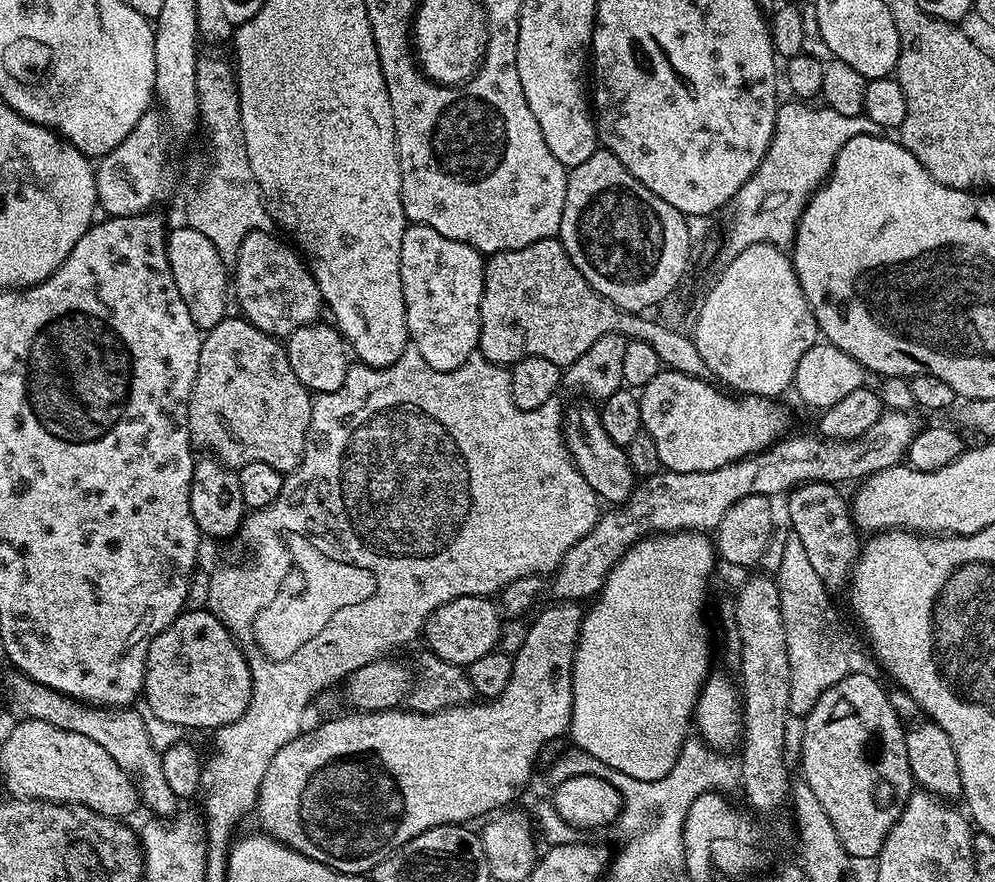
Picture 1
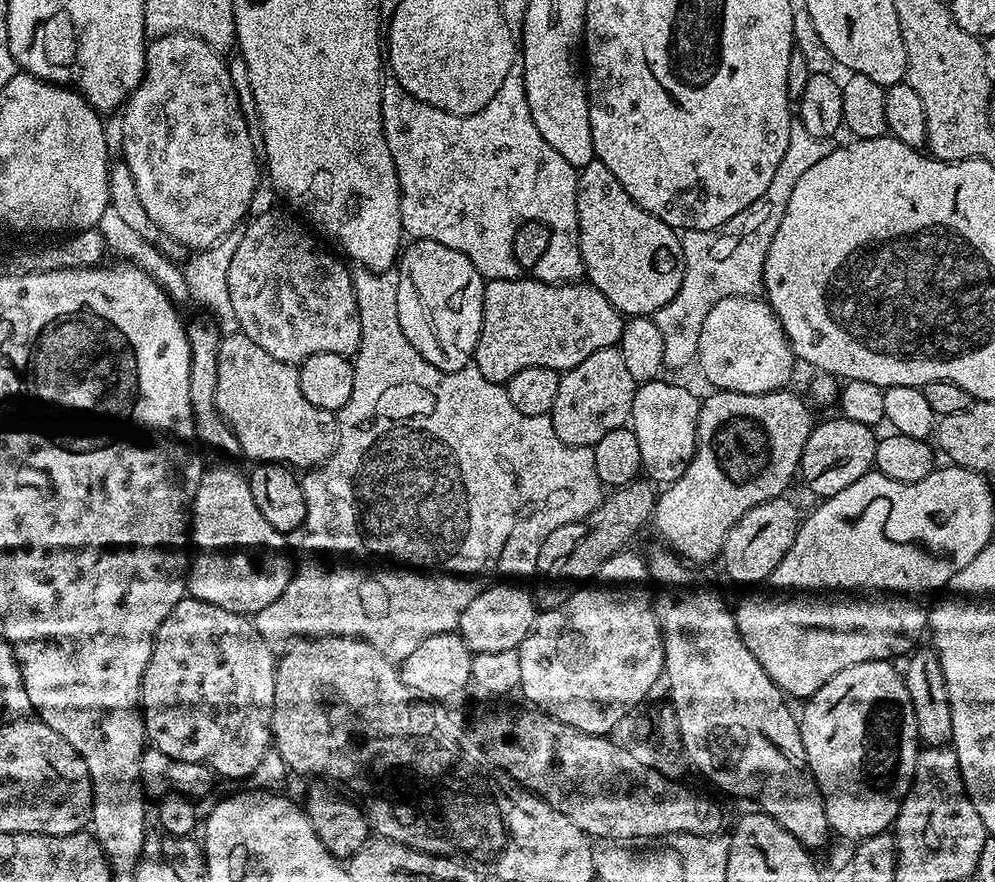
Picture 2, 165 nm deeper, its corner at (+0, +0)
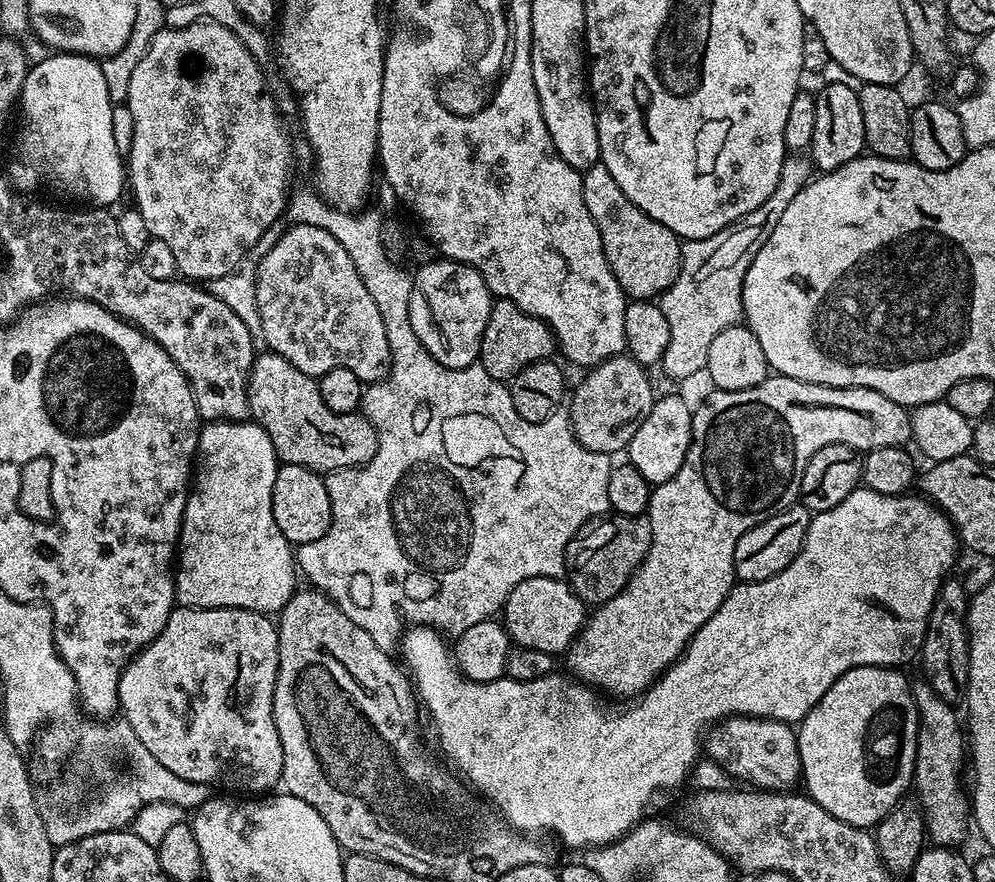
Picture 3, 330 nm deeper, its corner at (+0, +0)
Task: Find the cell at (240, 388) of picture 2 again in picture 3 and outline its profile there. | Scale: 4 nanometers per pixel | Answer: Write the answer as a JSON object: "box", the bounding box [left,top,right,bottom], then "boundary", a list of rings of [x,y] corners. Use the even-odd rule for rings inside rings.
{"box":[248,351,376,474],"boundary":[[[261,351],[248,372],[248,410],[251,419],[270,434],[280,464],[306,466],[327,474],[343,468],[360,468],[376,458],[376,428],[359,411],[334,414],[322,402],[317,377],[302,374],[276,352]]]}

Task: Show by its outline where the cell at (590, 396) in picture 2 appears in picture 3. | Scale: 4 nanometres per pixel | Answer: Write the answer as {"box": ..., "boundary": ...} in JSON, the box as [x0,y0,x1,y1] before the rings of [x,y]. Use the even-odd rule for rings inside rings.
{"box":[566,354,654,454],"boundary":[[[621,354],[606,358],[581,375],[584,377],[580,385],[573,392],[571,389],[566,411],[574,434],[583,448],[609,454],[623,453],[627,449],[630,438],[634,438],[634,430],[646,422],[646,414],[650,414],[652,409],[654,393],[644,372],[647,372],[645,365],[627,354]]]}

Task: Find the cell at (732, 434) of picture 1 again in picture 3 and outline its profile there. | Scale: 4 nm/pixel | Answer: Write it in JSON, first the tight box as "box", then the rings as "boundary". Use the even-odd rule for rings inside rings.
{"box":[626,396,693,486],"boundary":[[[680,396],[653,399],[650,414],[646,414],[646,422],[634,430],[634,438],[630,438],[626,449],[627,463],[632,464],[648,484],[655,486],[678,474],[678,466],[682,466],[686,450],[692,441],[693,411],[693,405],[688,405]]]}

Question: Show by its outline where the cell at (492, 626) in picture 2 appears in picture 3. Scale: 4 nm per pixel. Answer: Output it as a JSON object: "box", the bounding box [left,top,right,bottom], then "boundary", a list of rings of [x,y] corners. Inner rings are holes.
{"box":[502,576,586,657],"boundary":[[[559,576],[526,578],[510,590],[502,609],[502,623],[515,646],[530,646],[530,650],[546,650],[555,657],[567,653],[577,633],[584,628],[586,605]]]}

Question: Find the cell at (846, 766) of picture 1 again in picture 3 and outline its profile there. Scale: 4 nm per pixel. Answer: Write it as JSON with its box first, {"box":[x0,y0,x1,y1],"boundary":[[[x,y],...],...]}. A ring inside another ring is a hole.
{"box":[796,664,920,830],"boundary":[[[866,664],[850,668],[846,674],[842,674],[832,683],[826,690],[826,694],[822,694],[820,699],[813,708],[806,713],[803,720],[799,721],[798,731],[796,732],[796,749],[800,755],[800,774],[802,784],[807,795],[811,796],[814,802],[818,802],[818,806],[822,806],[822,810],[826,810],[830,814],[834,814],[834,818],[838,818],[847,824],[853,824],[856,828],[865,830],[871,829],[879,824],[884,815],[890,811],[894,805],[901,803],[905,799],[904,791],[909,791],[910,785],[914,780],[916,770],[916,735],[918,734],[918,726],[920,719],[916,713],[916,703],[912,697],[912,689],[910,680],[892,666],[877,666],[874,664]]]}

